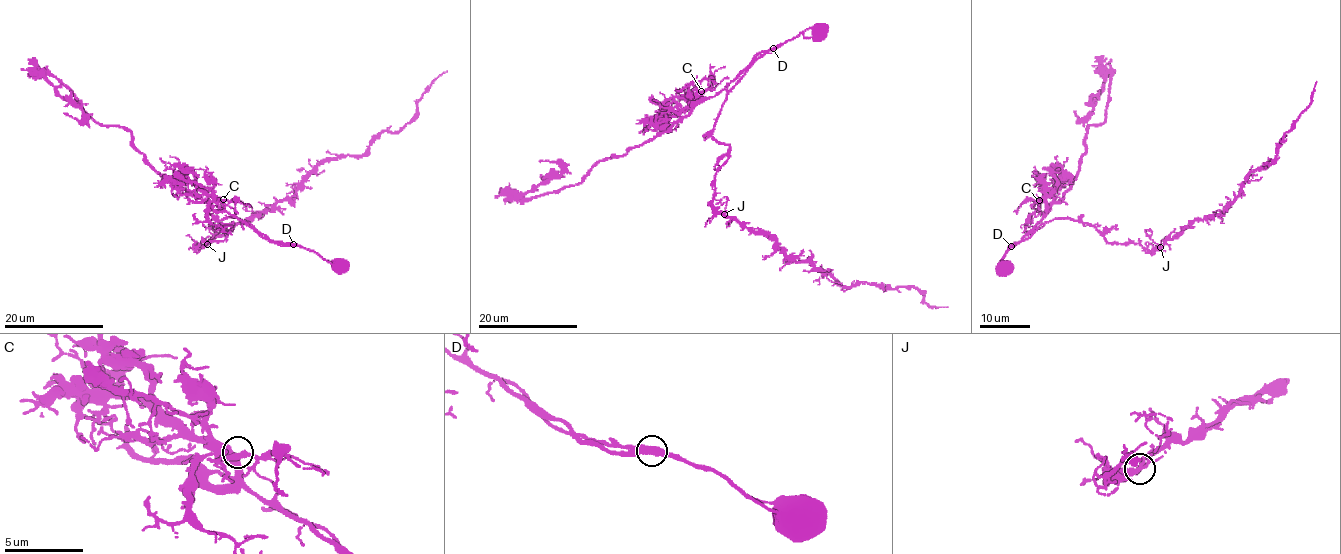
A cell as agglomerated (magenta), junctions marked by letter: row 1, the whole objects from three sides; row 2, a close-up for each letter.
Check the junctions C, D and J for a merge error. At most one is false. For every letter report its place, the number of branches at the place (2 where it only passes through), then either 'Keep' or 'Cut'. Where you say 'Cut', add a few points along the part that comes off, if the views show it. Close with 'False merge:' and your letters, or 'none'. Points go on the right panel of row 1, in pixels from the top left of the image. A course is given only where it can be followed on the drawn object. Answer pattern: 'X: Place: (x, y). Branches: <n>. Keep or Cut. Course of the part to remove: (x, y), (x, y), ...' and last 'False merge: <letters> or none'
C: Place: (1039, 200). Branches: 2. Keep
D: Place: (1011, 246). Branches: 2. Cut. Course of the part to remove: (1010, 246), (1071, 219), (1108, 242), (1155, 250), (1219, 215), (1247, 176), (1273, 162), (1316, 81)
J: Place: (1160, 247). Branches: 3. Keep
False merge: D

